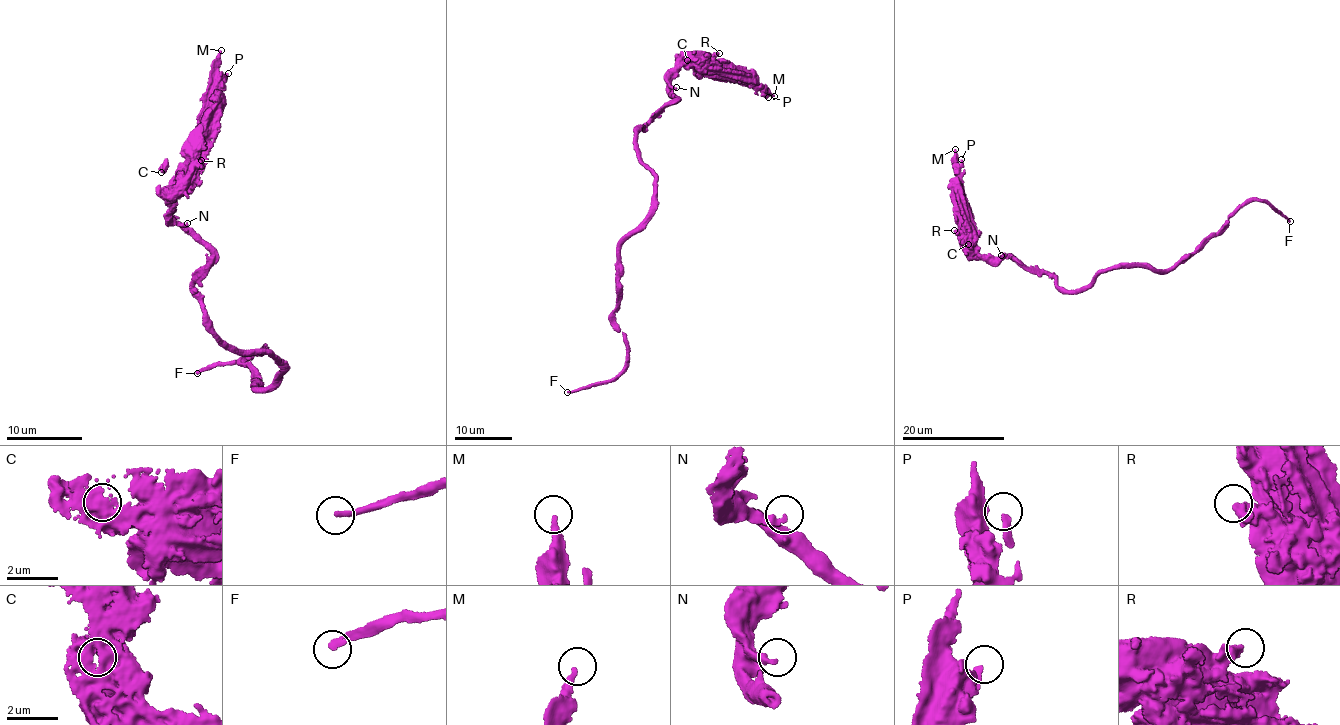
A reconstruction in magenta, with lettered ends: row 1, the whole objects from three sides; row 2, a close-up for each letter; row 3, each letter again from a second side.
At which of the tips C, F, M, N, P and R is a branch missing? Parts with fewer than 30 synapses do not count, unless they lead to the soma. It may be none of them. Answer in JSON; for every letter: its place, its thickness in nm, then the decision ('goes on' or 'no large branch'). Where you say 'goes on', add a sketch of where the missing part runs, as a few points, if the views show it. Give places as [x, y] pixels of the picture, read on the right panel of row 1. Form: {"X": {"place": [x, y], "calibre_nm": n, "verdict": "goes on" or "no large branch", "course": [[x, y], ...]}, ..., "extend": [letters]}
{"C": {"place": [968, 244], "calibre_nm": 440, "verdict": "no large branch"}, "F": {"place": [1290, 221], "calibre_nm": 240, "verdict": "goes on", "course": [[1290, 221], [1297, 228], [1309, 226], [1320, 204], [1329, 194]]}, "M": {"place": [955, 149], "calibre_nm": 240, "verdict": "no large branch"}, "N": {"place": [1001, 255], "calibre_nm": 260, "verdict": "no large branch"}, "P": {"place": [961, 159], "calibre_nm": 320, "verdict": "no large branch"}, "R": {"place": [954, 230], "calibre_nm": 460, "verdict": "no large branch"}, "extend": ["F"]}

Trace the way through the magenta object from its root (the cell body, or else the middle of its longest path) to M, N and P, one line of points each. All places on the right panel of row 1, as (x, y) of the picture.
M: (1090, 284), (1065, 292), (1046, 273), (1027, 270), (1007, 257), (985, 258), (978, 252), (955, 149)
N: (1090, 284), (1065, 292), (1051, 276), (1027, 270), (1015, 260), (1001, 255)
P: (1090, 284), (1065, 292), (1046, 273), (978, 252), (960, 182), (961, 159)

